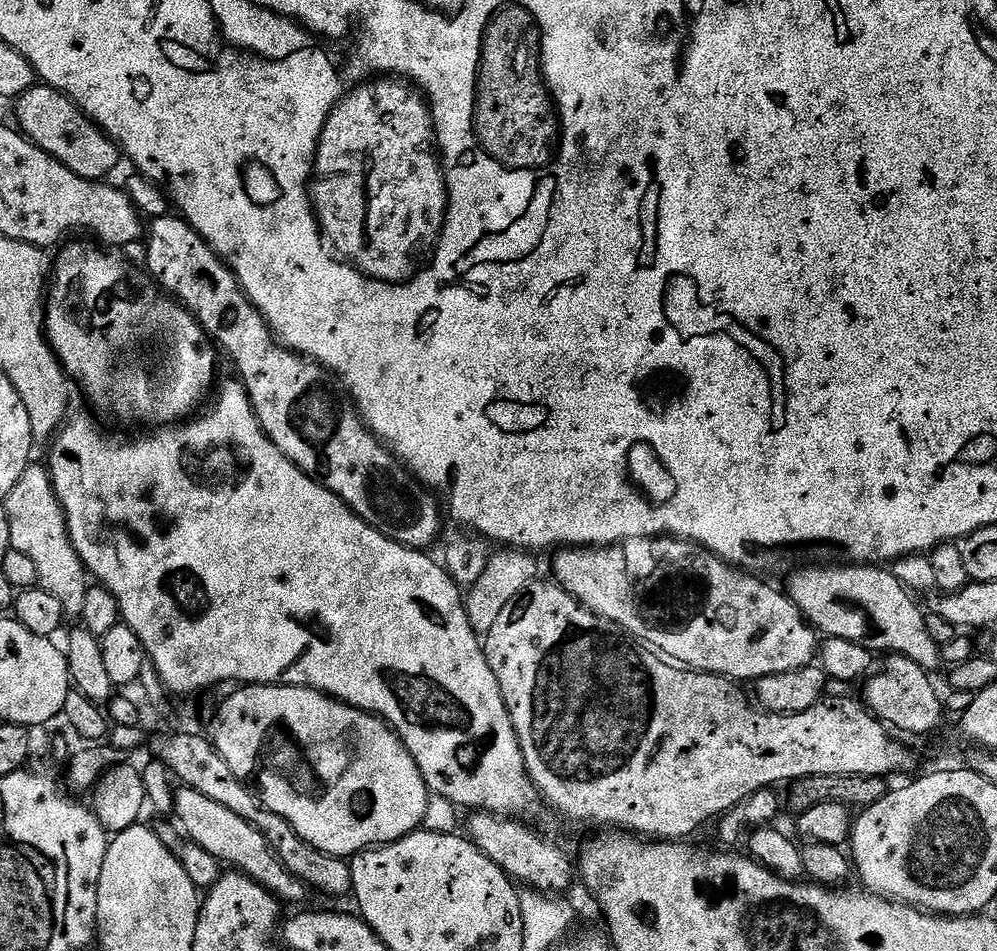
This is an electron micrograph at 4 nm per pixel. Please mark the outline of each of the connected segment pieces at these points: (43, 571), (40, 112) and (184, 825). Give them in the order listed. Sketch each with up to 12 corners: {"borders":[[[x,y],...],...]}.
{"borders":[[[29,463],[2,500],[11,551],[79,618],[88,569],[49,469]],[[37,86],[15,101],[19,131],[62,166],[103,181],[116,143],[69,96]],[[177,787],[183,835],[300,904],[310,889],[246,818]]]}

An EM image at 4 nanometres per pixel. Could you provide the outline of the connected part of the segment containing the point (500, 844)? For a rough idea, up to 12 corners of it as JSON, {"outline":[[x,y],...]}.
{"outline":[[477,811],[467,835],[513,881],[564,894],[574,860],[527,823]]}

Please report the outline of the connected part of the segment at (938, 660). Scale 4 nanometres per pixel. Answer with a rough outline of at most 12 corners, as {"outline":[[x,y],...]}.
{"outline":[[804,566],[787,595],[817,633],[941,667],[884,566]]}

